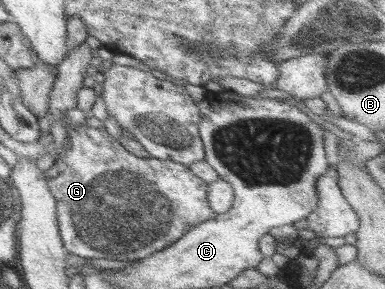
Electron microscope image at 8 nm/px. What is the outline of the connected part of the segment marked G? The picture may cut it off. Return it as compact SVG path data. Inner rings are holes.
M77 126L67 131L67 144L60 159L44 172L45 183L56 204L56 222L64 249L87 259L91 270L116 270L161 251L194 225L216 216L207 207L207 184L195 177L188 166L157 158L141 159L129 153L105 130Z

